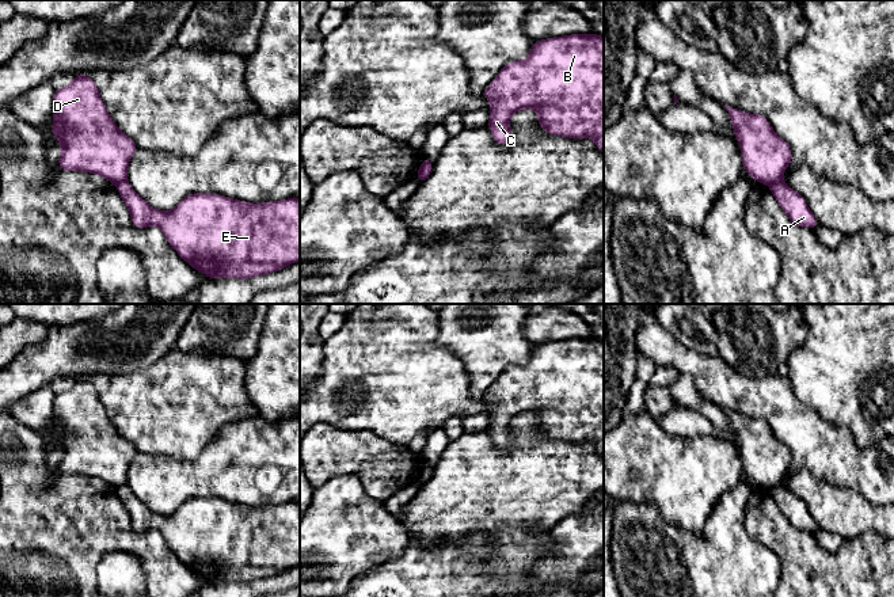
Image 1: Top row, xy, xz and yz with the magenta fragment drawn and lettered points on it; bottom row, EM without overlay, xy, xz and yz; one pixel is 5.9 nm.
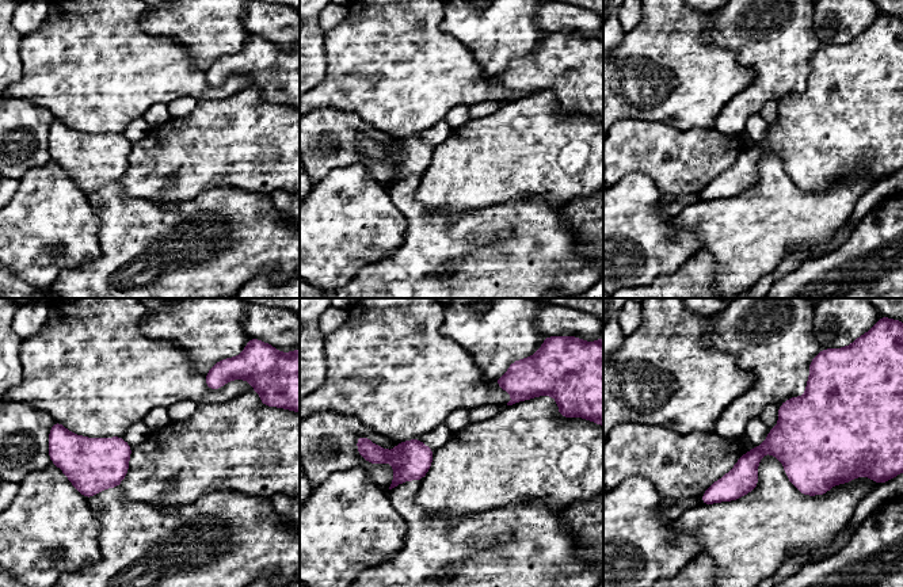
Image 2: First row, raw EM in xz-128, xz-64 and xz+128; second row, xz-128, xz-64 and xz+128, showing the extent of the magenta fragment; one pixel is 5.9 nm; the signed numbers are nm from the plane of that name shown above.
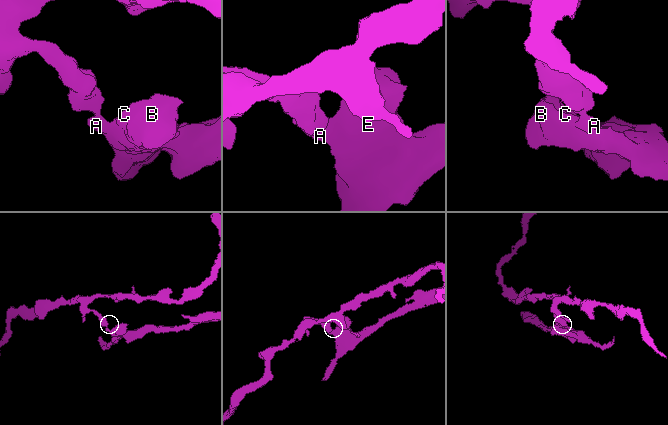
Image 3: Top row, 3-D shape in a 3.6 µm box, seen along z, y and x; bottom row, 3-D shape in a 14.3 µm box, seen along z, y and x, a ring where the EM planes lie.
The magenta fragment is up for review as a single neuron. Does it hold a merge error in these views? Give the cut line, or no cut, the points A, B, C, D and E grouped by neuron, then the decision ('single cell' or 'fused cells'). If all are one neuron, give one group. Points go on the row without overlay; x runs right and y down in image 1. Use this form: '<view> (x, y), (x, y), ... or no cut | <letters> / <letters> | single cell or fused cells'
yz (780, 483), (769, 489) | A B C E / D | fused cells

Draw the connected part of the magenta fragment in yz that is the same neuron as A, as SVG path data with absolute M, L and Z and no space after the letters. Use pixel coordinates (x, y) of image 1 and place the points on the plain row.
M783 484L771 487L769 494L792 528L798 531L807 531L813 535L817 532L818 525L809 513L804 501L794 495Z

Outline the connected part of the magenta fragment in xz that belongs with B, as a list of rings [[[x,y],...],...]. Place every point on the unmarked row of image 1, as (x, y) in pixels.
[[[591,336],[536,345],[525,364],[502,372],[483,400],[491,406],[487,430],[498,449],[511,445],[510,421],[518,414],[535,412],[545,437],[590,441],[604,457],[604,342]]]

